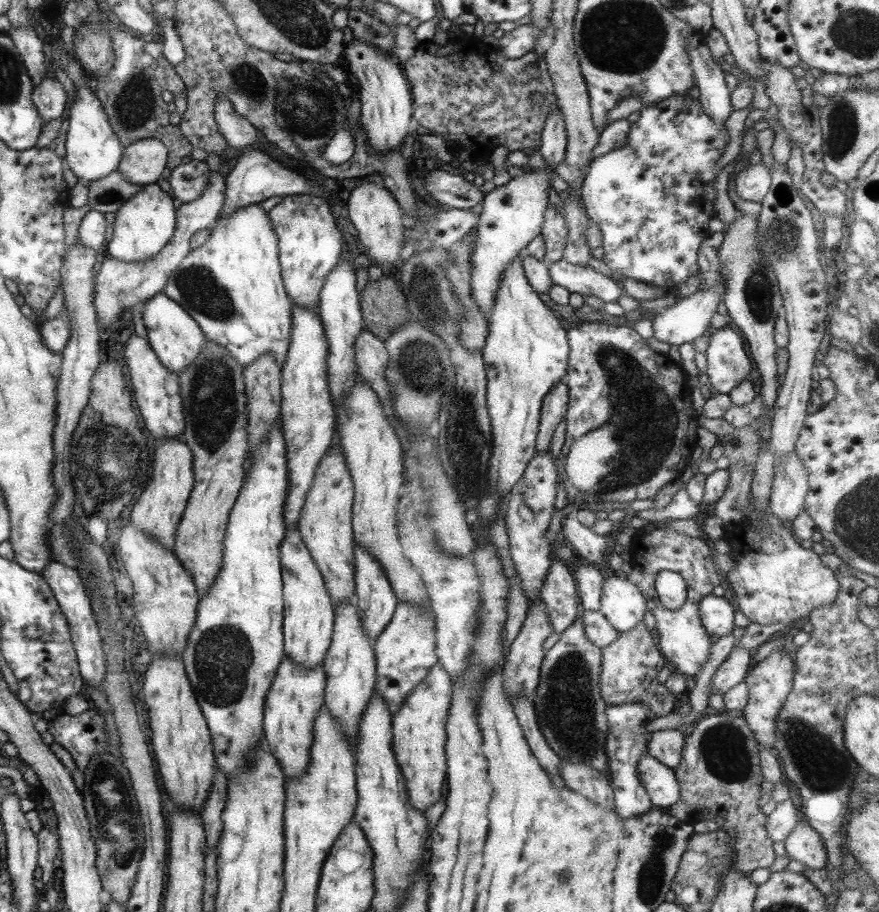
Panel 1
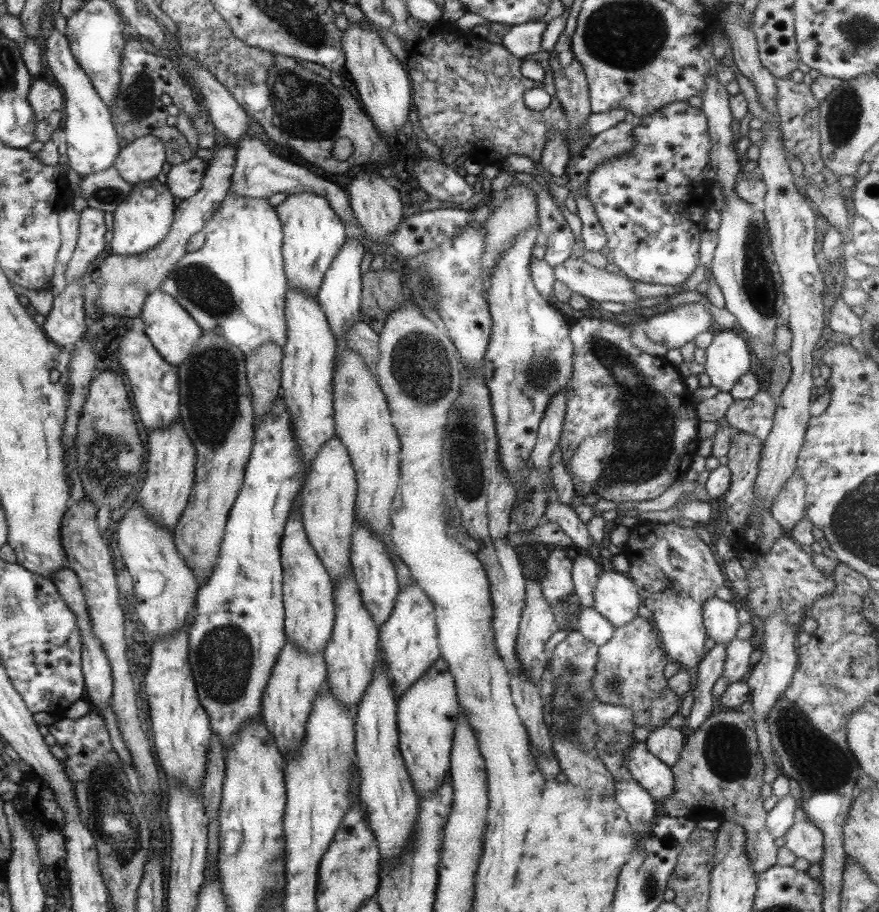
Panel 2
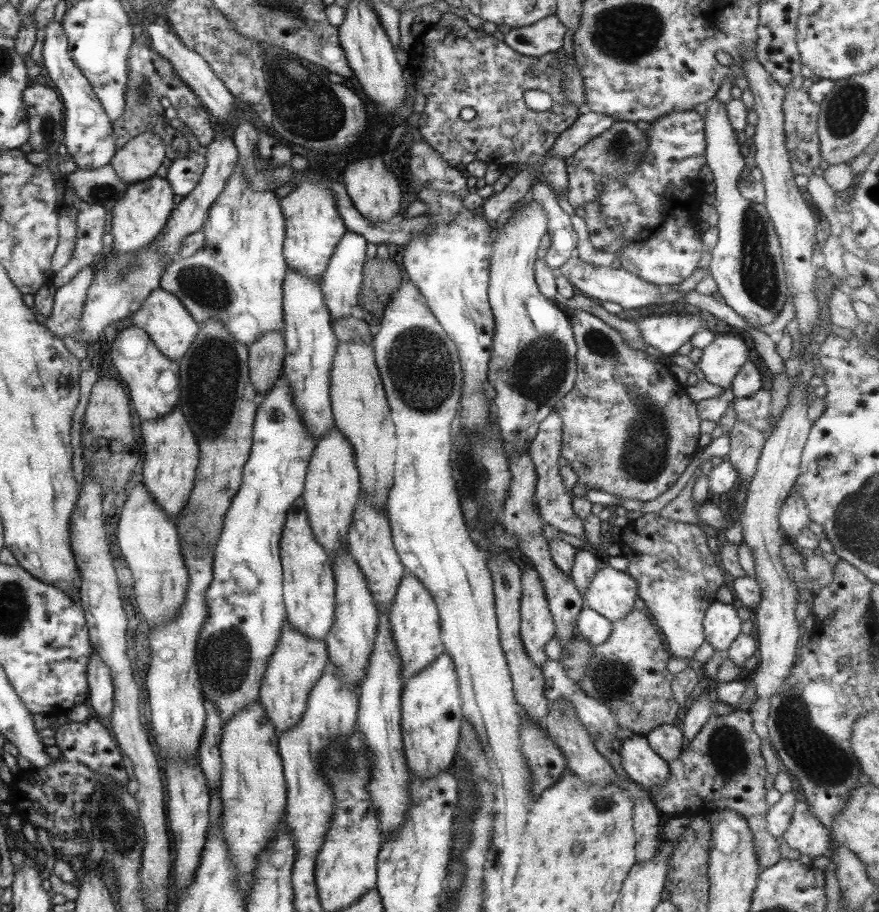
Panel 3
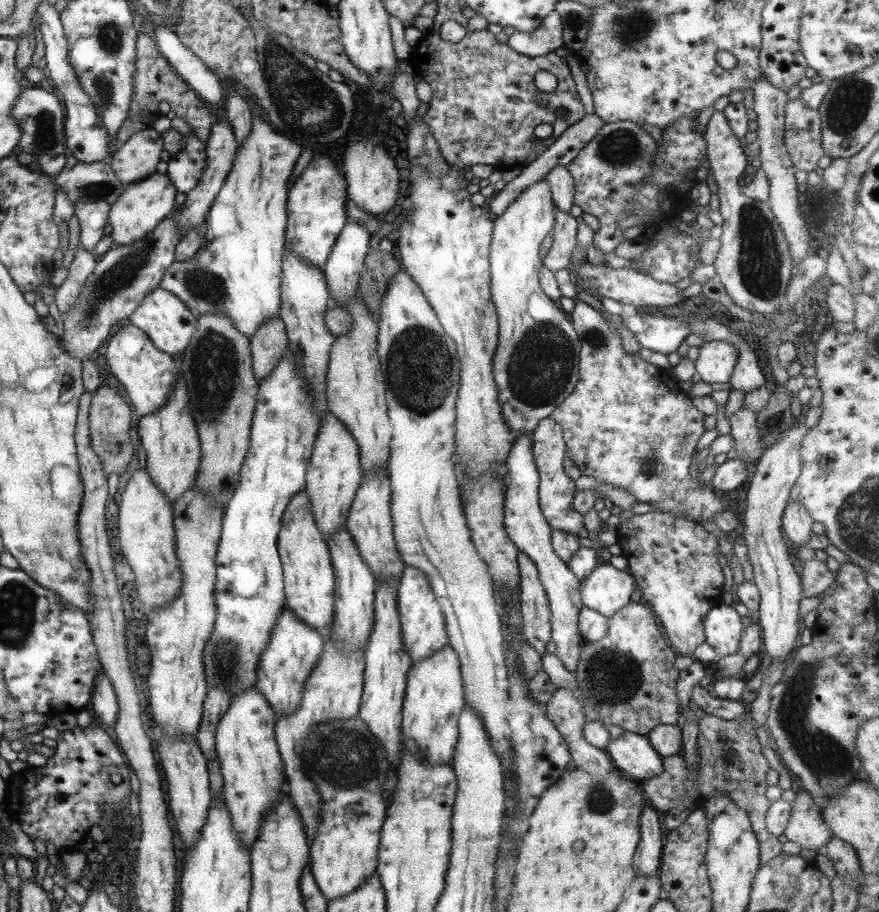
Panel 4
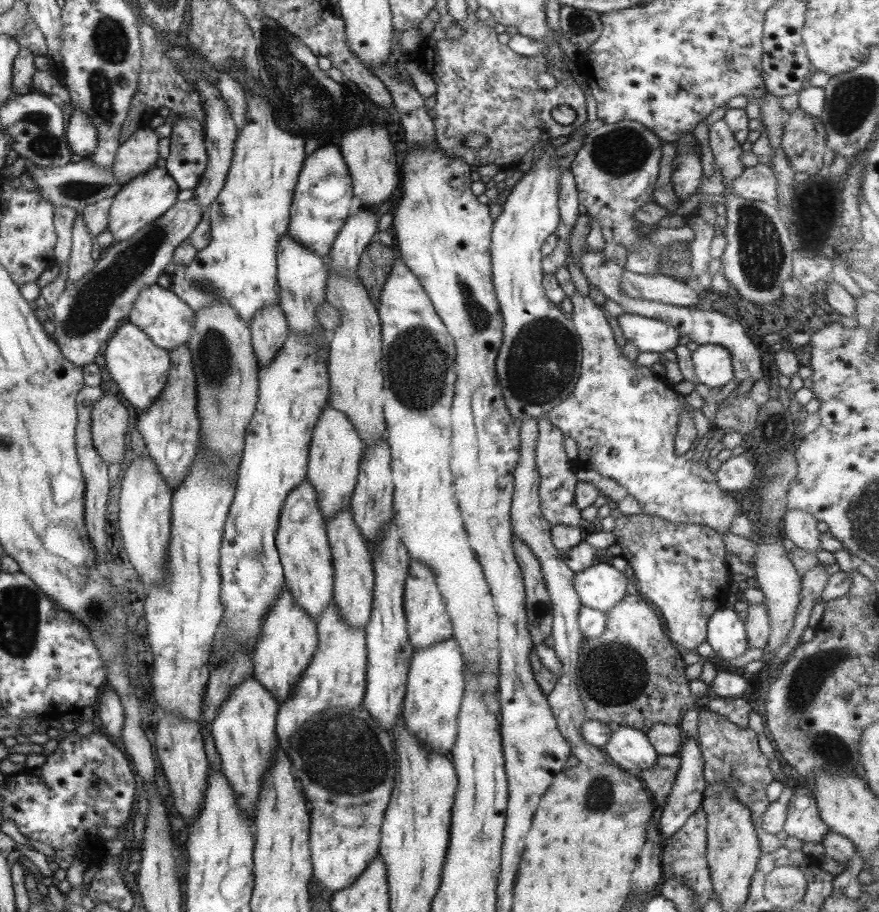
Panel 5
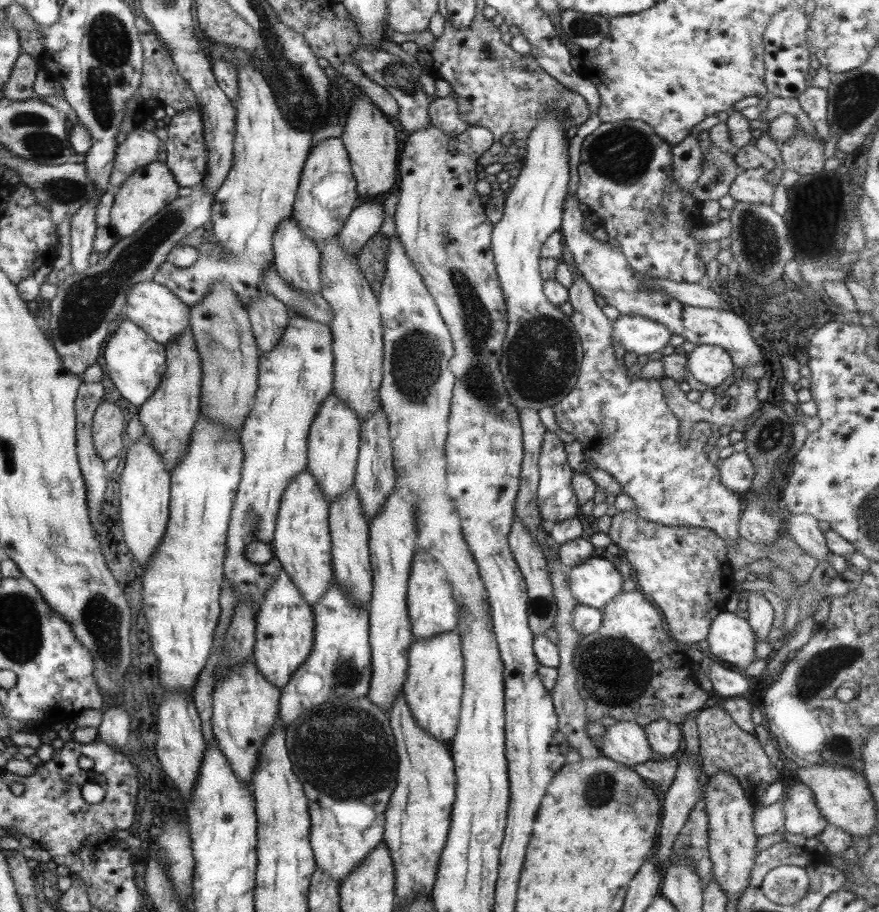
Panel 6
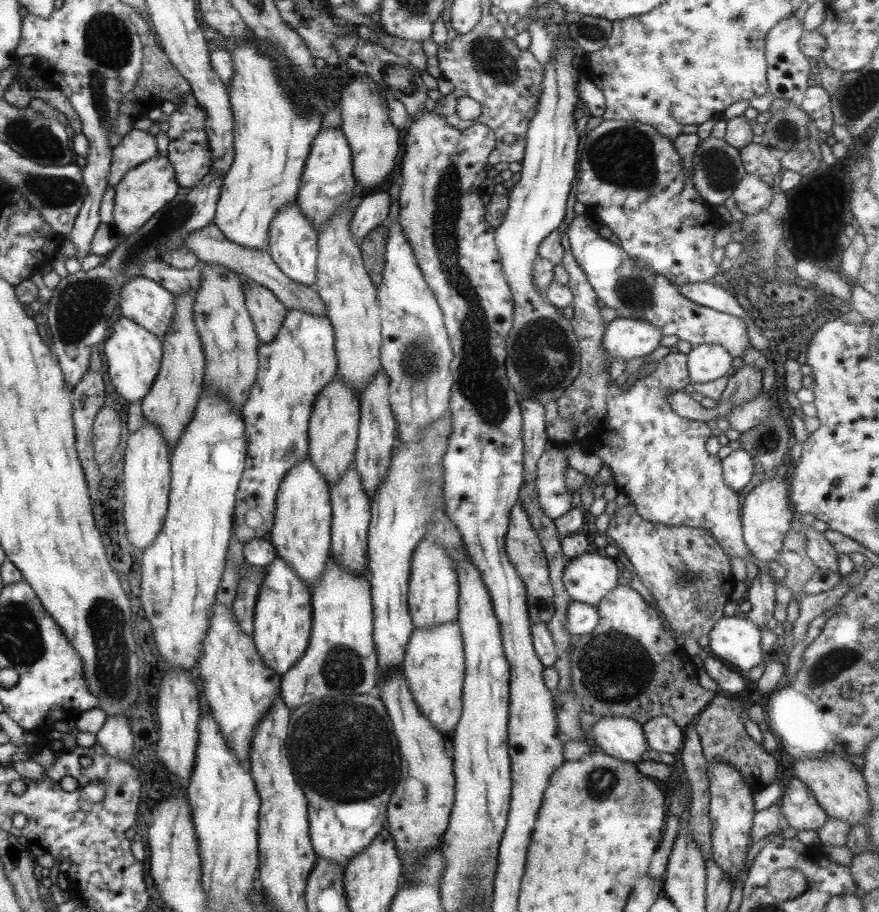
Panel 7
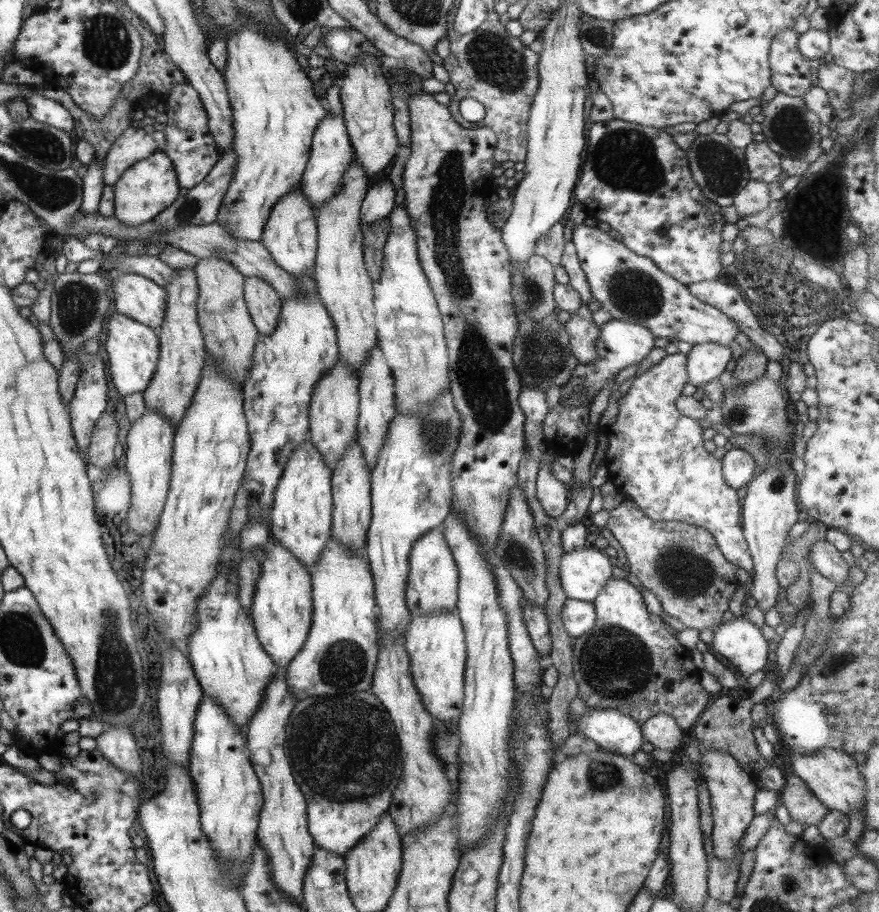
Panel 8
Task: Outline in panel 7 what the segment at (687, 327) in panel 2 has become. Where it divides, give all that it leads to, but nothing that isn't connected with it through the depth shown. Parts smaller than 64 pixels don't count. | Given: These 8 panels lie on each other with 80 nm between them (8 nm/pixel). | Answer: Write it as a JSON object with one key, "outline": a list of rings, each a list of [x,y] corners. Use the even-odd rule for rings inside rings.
{"outline":[[[617,317],[606,323],[601,346],[609,356],[609,364],[615,358],[626,363],[627,360],[650,355],[660,346],[661,338],[661,331],[647,321]]]}

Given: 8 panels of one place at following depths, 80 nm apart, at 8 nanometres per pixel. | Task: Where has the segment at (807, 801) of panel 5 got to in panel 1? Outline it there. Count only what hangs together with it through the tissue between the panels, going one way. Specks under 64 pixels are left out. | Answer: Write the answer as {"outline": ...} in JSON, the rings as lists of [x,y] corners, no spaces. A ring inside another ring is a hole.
{"outline":[[[800,814],[799,819],[785,838],[785,854],[789,861],[797,861],[804,866],[804,869],[821,870],[825,869],[827,856],[819,834],[807,825],[807,821]]]}

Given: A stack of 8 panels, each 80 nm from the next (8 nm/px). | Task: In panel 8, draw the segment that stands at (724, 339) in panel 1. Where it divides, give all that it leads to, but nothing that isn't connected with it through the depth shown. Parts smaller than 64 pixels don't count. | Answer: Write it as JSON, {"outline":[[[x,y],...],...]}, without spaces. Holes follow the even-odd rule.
{"outline":[[[713,342],[693,345],[686,355],[687,382],[694,387],[717,379],[731,360],[731,352],[725,346]]]}

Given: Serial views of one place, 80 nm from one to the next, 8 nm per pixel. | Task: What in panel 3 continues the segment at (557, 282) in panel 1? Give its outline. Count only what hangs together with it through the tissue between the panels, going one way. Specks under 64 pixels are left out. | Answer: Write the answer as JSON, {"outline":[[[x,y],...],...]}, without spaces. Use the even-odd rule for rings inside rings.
{"outline":[[[575,254],[570,256],[557,270],[577,292],[596,302],[615,302],[621,308],[639,308],[651,303],[659,302],[659,296],[665,293],[666,287],[661,288],[648,282],[643,282],[638,276],[626,272],[619,267],[613,269],[610,266],[597,266],[579,259]]]}

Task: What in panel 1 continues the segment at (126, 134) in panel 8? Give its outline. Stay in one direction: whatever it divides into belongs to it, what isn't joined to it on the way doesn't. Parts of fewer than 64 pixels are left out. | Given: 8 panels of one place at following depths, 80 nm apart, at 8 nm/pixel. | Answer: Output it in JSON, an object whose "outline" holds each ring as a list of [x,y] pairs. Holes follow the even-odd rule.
{"outline":[[[157,139],[129,143],[121,154],[116,171],[134,185],[155,183],[166,166],[167,150]]]}

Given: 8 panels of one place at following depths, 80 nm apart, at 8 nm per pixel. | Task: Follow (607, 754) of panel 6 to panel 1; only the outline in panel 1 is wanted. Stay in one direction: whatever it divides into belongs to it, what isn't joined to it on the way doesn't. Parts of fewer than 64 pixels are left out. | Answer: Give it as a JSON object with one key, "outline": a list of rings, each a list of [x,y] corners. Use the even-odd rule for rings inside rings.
{"outline":[[[642,754],[637,774],[654,808],[666,810],[680,797],[674,772],[649,754]]]}

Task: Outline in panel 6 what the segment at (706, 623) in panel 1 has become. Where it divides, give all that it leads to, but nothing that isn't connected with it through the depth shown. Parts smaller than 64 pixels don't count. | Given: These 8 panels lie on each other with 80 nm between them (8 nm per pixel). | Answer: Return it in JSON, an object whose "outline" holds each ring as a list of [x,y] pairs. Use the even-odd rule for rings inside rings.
{"outline":[[[721,611],[710,622],[708,633],[706,636],[707,652],[712,658],[718,658],[737,666],[737,668],[745,669],[745,667],[755,659],[753,656],[754,647],[757,642],[752,630],[749,628],[746,619],[737,617],[733,612]]]}

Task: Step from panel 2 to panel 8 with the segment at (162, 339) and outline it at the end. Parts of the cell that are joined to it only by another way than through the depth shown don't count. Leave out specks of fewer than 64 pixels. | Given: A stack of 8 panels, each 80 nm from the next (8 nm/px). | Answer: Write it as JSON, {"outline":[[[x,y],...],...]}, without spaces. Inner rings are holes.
{"outline":[[[113,274],[112,298],[117,313],[157,331],[165,311],[164,287],[139,274]]]}

